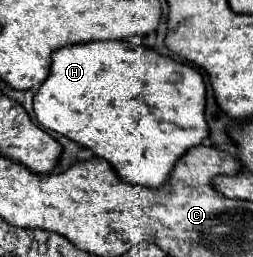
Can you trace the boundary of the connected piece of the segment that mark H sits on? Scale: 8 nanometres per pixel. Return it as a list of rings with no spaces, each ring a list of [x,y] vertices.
[[[116,40],[86,42],[56,50],[52,54],[48,80],[42,82],[34,96],[36,120],[46,130],[54,130],[92,150],[94,156],[104,158],[124,182],[148,188],[160,188],[168,180],[174,162],[188,148],[208,138],[204,106],[206,88],[200,72],[146,46],[132,46],[130,42]]]

